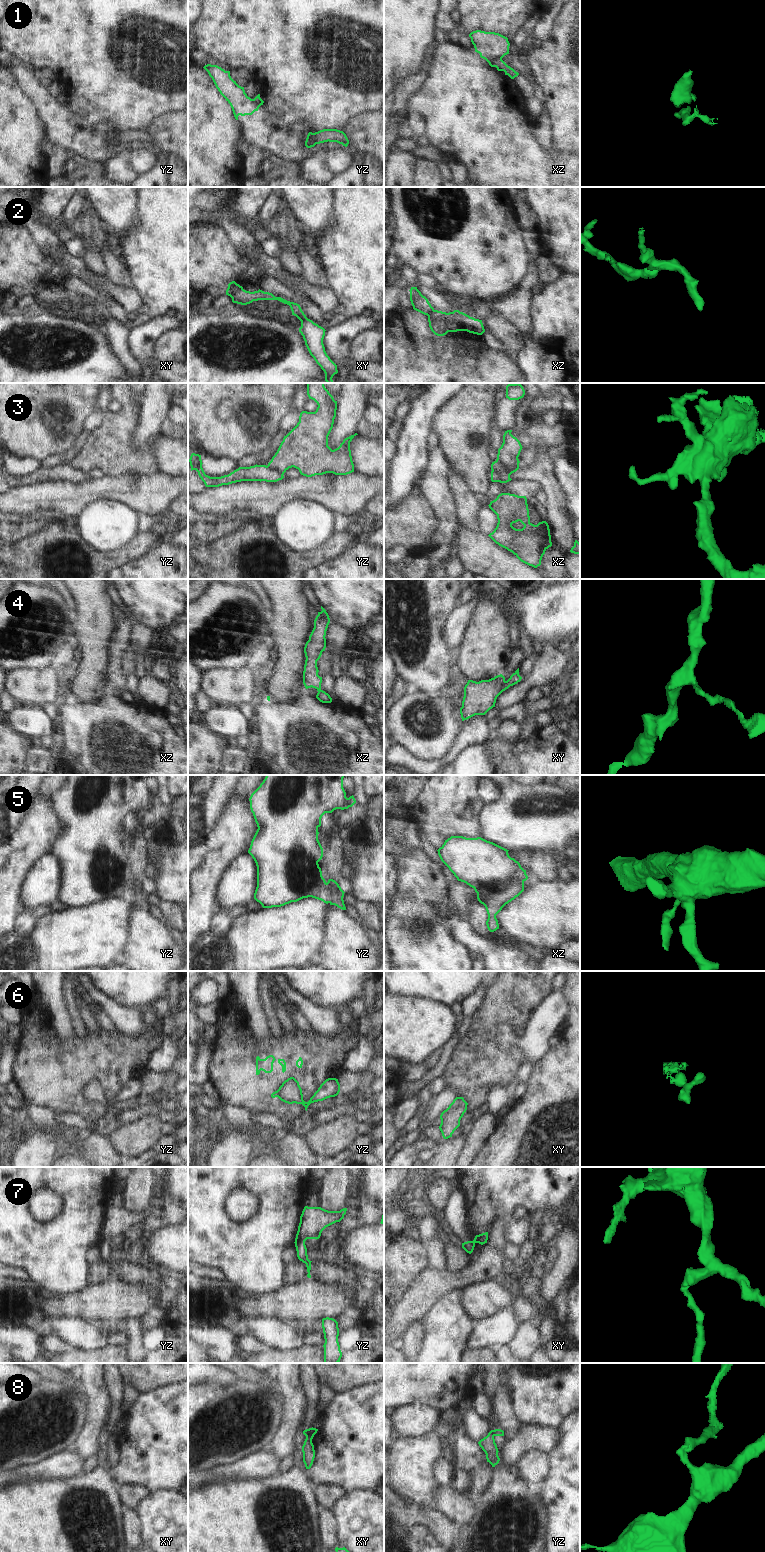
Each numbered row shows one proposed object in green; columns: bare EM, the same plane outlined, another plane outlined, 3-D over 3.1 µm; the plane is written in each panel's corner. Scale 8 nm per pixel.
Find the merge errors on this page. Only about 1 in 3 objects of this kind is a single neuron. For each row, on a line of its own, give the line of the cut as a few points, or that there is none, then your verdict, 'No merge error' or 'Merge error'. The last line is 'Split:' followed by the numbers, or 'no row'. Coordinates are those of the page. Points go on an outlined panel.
1: Split along xz (501, 58), (487, 61). Merge error
2: Split along xy (240, 286), (230, 296). Merge error
3: Split along xz (496, 459), (506, 470), (513, 472). Merge error
4: Split along xz (320, 689), (318, 692). Merge error
5: No split. No merge error
6: No split. No merge error
7: Split along yz (304, 1241), (294, 1242). Merge error
8: Split along xy (306, 1435), (312, 1438). Merge error
Split: 1, 2, 3, 4, 7, 8.

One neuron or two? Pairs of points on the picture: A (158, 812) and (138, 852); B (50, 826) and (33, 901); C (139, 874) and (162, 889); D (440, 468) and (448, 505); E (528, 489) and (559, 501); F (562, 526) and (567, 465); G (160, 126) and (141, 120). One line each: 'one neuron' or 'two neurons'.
A: one neuron
B: two neurons
C: two neurons
D: one neuron
E: two neurons
F: two neurons
G: two neurons

